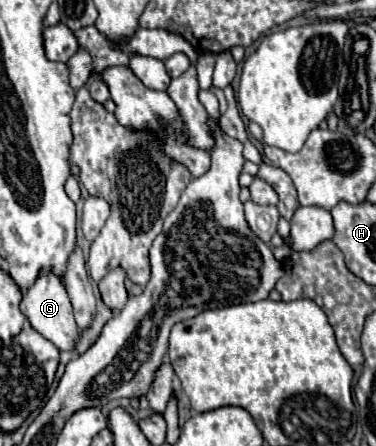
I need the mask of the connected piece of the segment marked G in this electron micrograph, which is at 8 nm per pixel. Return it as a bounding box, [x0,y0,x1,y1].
[20,271,78,351]

